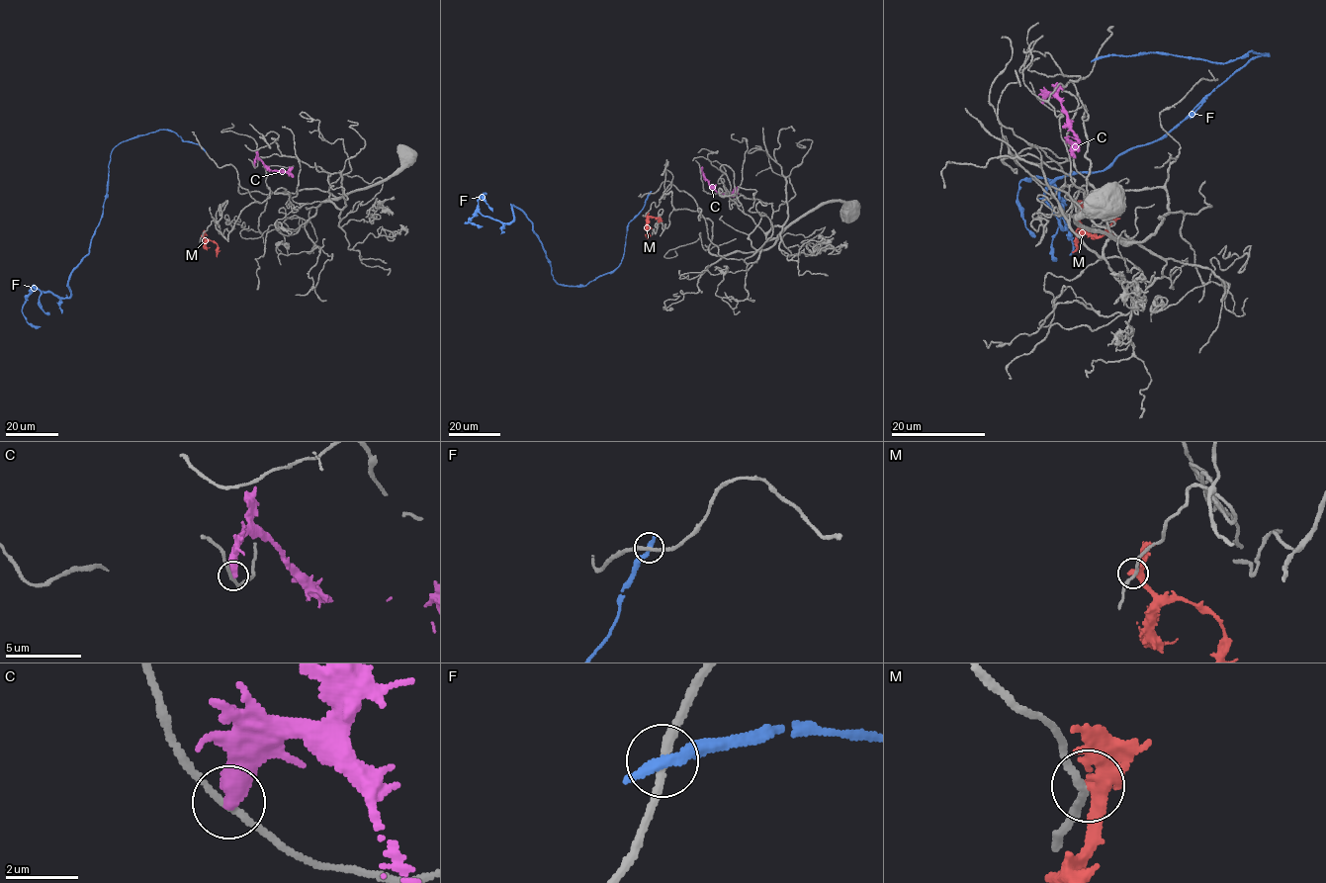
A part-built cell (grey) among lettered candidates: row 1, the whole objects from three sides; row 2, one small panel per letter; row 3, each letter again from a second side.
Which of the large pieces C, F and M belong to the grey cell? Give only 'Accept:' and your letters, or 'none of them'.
Accept: none of them

